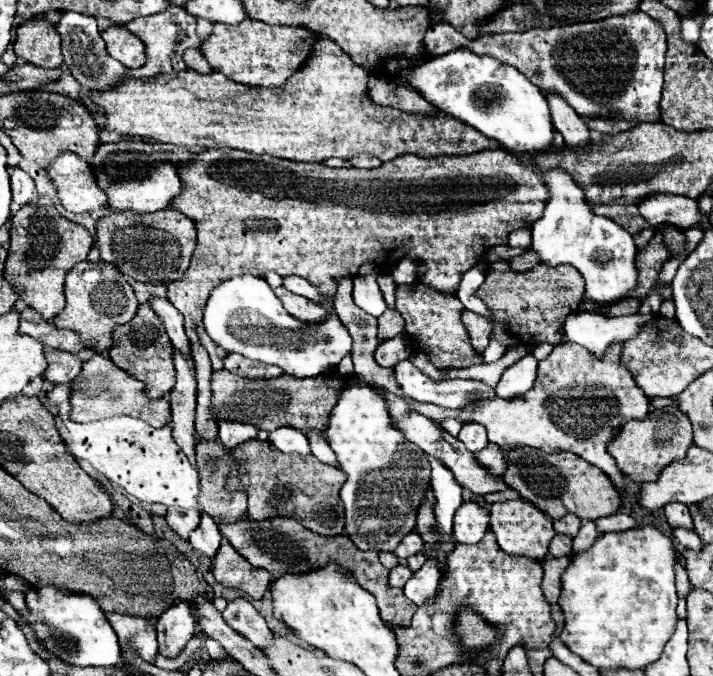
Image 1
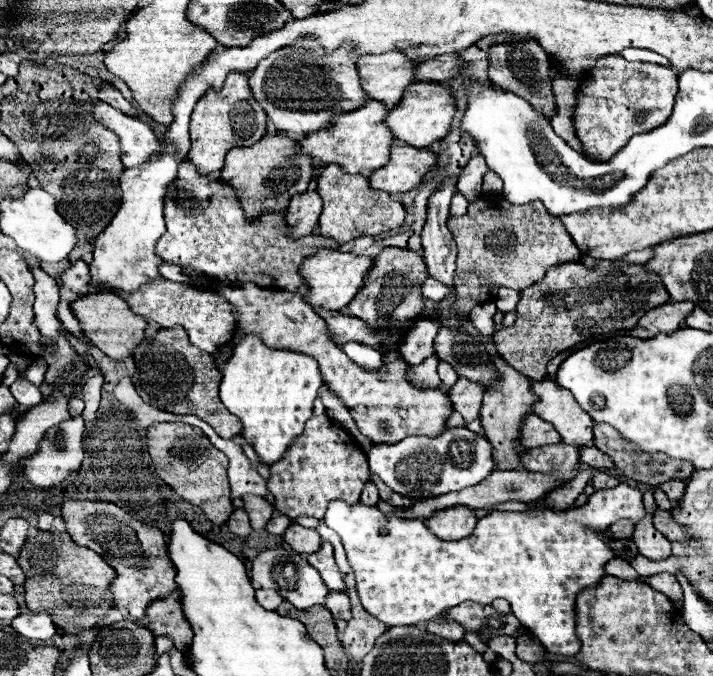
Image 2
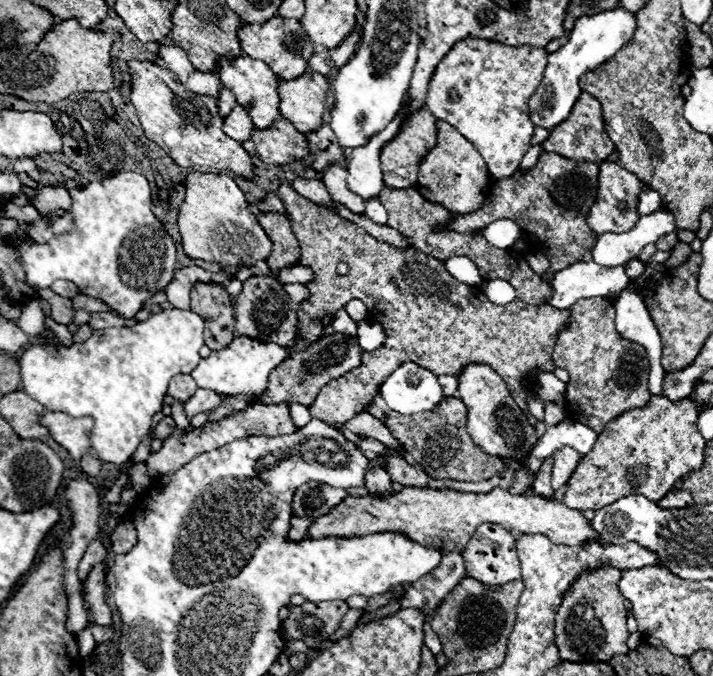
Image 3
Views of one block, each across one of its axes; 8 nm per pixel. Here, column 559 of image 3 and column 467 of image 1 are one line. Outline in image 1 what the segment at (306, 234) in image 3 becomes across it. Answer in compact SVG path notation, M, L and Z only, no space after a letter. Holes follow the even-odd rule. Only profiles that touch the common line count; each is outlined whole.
M464 310L462 312L462 324L466 326L468 330L468 338L470 338L470 344L474 348L476 354L482 354L488 346L488 336L490 336L490 322L484 320L482 316L470 312L470 310Z

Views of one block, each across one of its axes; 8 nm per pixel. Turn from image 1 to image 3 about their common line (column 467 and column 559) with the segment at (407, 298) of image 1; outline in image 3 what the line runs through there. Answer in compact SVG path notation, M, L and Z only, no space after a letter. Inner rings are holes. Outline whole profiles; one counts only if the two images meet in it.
M596 296L594 300L578 300L570 306L570 318L566 328L558 332L558 340L552 352L552 360L558 368L568 370L570 382L566 388L568 418L582 422L596 432L620 416L626 410L642 408L650 400L648 392L648 358L640 344L622 340L614 328L614 298Z

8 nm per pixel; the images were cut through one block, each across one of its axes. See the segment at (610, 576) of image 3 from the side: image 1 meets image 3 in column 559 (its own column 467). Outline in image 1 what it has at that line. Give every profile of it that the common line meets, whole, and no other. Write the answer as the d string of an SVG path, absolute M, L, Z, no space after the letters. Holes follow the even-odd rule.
M470 608L462 610L458 614L458 624L456 624L456 632L462 636L464 648L488 648L492 646L496 640L496 632L478 616L474 614Z

